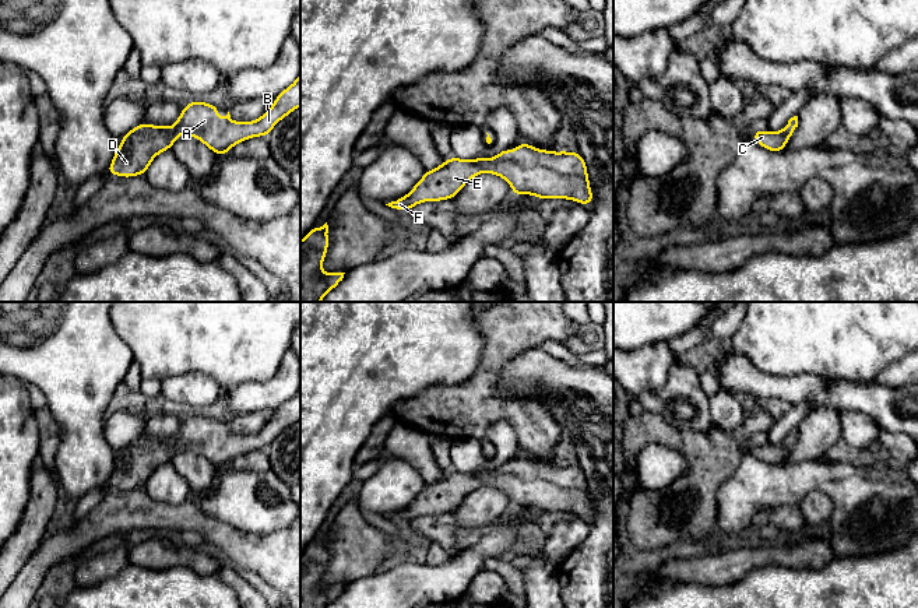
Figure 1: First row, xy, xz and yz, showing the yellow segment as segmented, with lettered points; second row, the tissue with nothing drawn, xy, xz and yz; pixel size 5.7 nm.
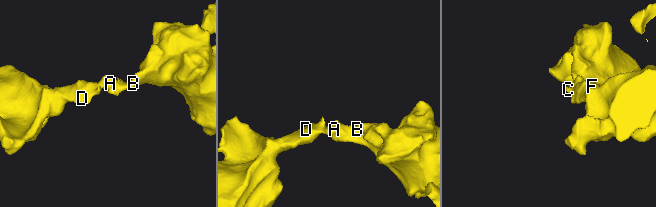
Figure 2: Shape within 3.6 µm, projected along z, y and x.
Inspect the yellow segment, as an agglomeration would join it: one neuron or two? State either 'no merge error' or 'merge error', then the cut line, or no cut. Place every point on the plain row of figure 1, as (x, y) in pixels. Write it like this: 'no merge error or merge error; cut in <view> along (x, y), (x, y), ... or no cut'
no merge error; no cut

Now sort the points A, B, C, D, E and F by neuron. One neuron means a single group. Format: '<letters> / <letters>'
A B C D E F

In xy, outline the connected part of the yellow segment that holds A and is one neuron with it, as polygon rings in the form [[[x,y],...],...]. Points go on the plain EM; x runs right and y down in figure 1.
[[[300,386],[291,400],[275,410],[274,418],[253,435],[232,435],[229,425],[219,433],[218,419],[200,414],[190,415],[172,440],[140,436],[126,446],[108,479],[108,488],[133,491],[147,486],[152,472],[159,465],[170,463],[182,446],[198,451],[221,470],[238,456],[252,450],[268,450],[272,440],[299,419]]]

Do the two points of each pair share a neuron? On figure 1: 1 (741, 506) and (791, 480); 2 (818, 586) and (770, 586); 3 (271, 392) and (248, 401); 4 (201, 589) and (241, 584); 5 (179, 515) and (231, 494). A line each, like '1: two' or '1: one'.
1: one
2: one
3: one
4: two
5: two

